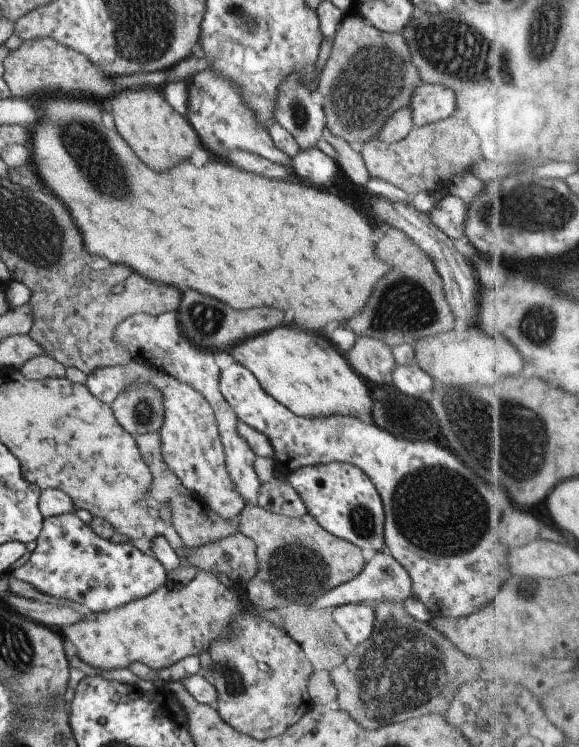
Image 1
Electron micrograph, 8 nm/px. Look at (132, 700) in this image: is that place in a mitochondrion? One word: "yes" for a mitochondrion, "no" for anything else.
no

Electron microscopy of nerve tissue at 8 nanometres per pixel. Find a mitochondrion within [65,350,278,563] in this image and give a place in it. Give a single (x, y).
(143, 411)

